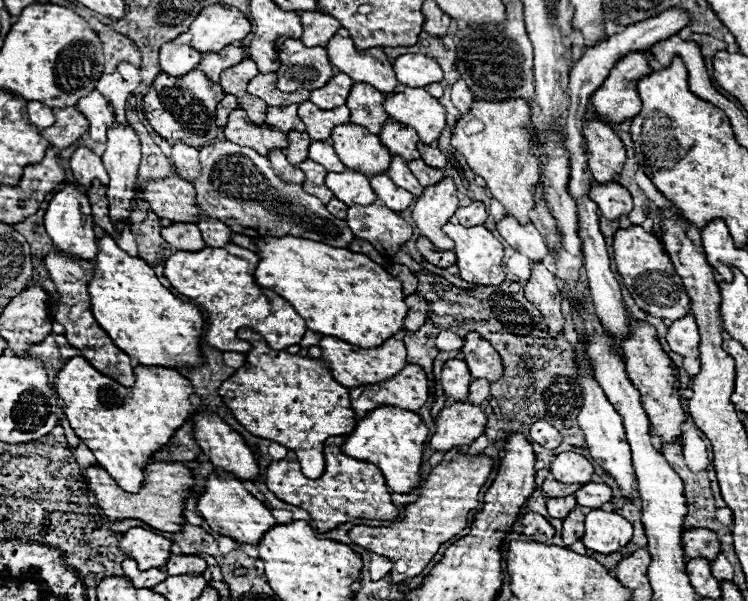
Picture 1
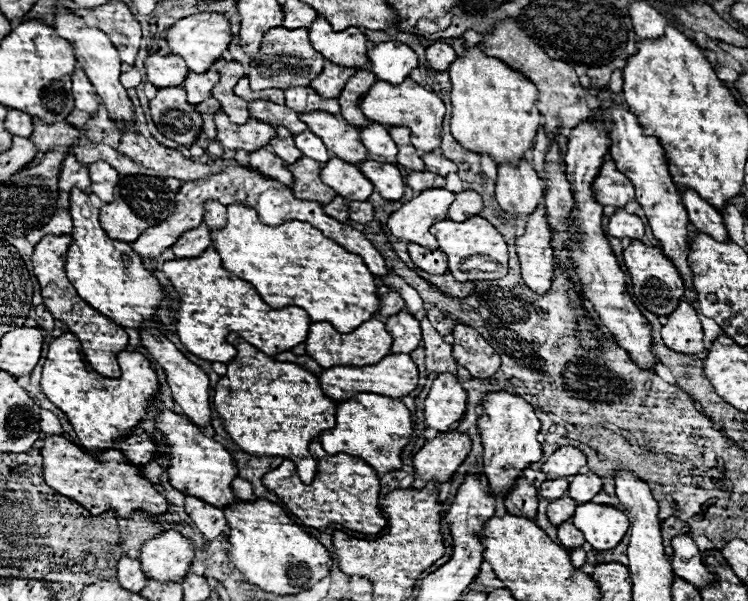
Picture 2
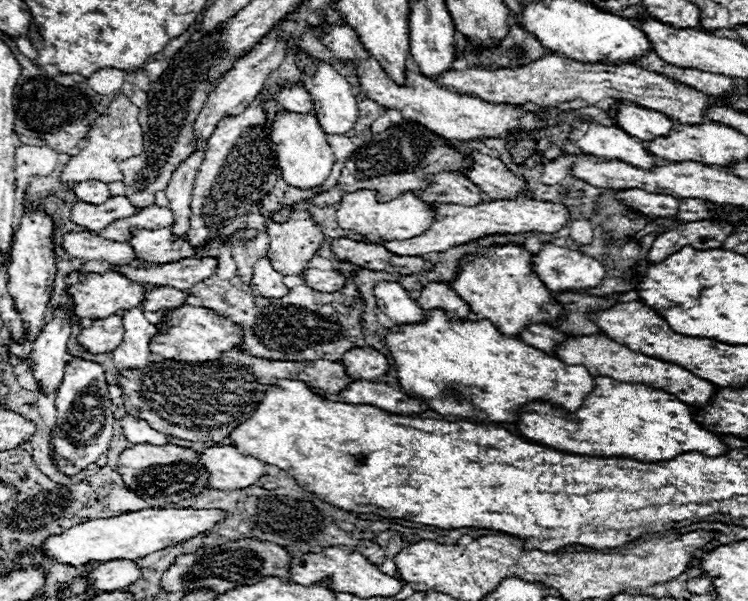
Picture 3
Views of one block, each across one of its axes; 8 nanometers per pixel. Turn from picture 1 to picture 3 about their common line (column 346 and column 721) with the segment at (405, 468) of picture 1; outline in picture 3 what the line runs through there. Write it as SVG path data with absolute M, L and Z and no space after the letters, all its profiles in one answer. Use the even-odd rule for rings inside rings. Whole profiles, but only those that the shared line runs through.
M606 376L594 378L594 390L578 412L566 414L548 402L530 402L524 406L516 426L528 440L584 456L622 456L662 462L686 452L722 456L730 450L718 434L700 426L694 420L694 410L674 394L644 384L616 382Z

